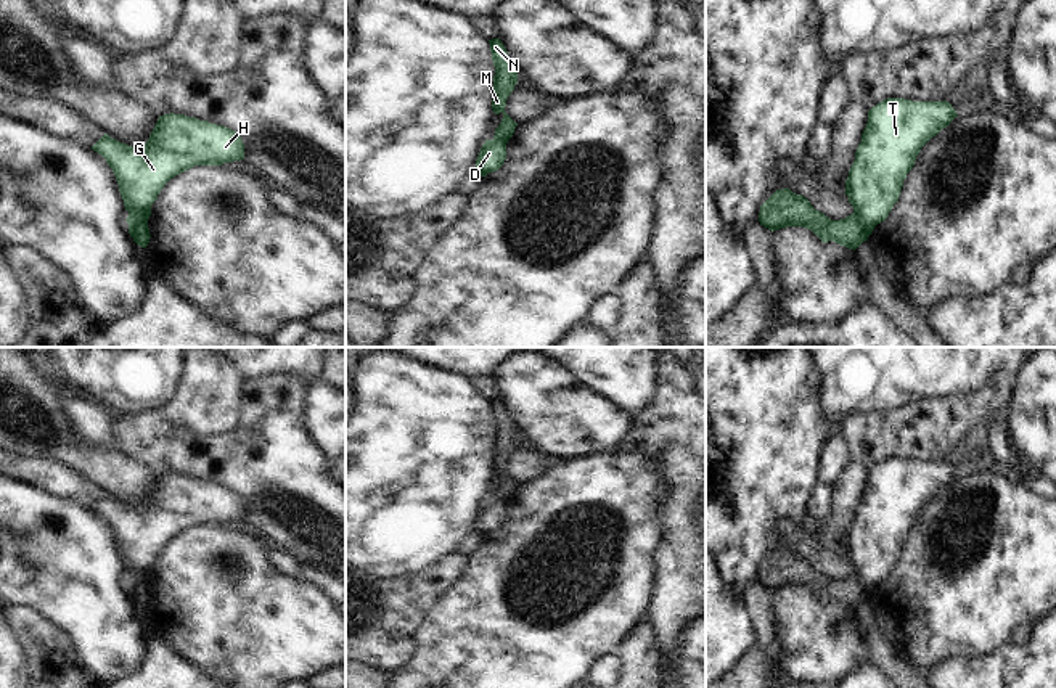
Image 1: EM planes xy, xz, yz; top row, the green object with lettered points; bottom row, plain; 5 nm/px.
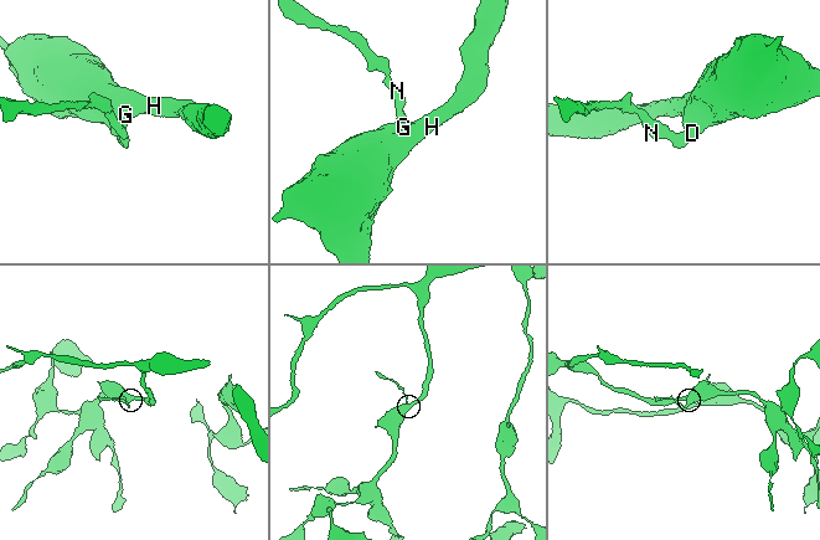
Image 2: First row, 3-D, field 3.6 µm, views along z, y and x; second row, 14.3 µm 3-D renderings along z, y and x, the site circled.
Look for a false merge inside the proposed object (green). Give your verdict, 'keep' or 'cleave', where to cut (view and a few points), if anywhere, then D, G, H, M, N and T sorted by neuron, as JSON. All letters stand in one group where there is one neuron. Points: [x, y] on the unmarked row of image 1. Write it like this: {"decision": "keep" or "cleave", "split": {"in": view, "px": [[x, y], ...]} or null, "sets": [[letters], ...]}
{"decision": "cleave", "split": {"in": "yz", "px": [[854, 573], [868, 595]]}, "sets": [["D", "G", "H", "T"], ["M", "N"]]}

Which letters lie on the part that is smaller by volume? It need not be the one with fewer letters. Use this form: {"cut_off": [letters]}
{"cut_off": ["M", "N"]}

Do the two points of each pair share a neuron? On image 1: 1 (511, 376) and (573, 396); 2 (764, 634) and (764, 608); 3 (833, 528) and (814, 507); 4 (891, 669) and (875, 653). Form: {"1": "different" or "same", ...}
{"1": "same", "2": "same", "3": "different", "4": "same"}

